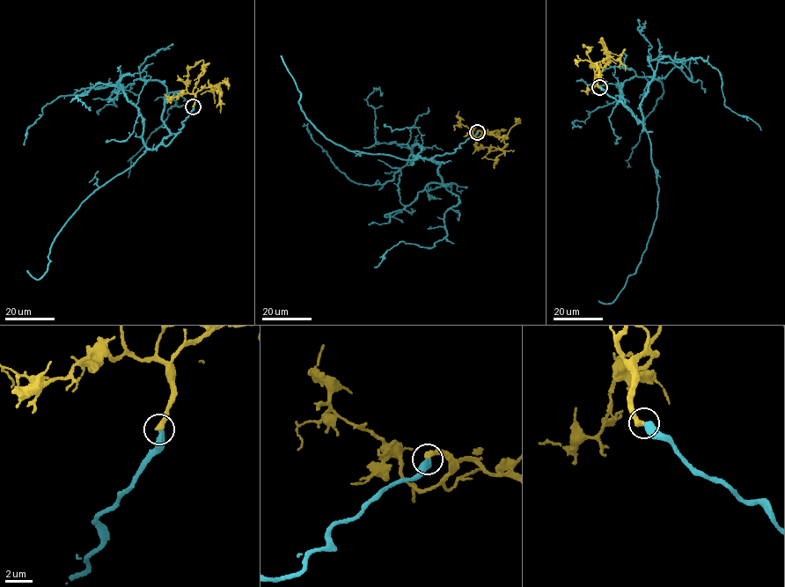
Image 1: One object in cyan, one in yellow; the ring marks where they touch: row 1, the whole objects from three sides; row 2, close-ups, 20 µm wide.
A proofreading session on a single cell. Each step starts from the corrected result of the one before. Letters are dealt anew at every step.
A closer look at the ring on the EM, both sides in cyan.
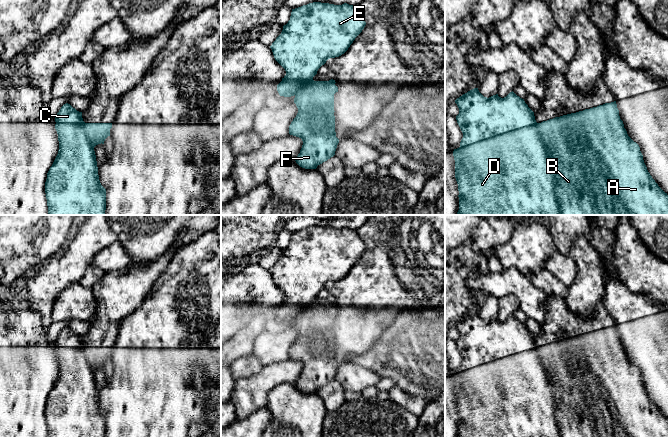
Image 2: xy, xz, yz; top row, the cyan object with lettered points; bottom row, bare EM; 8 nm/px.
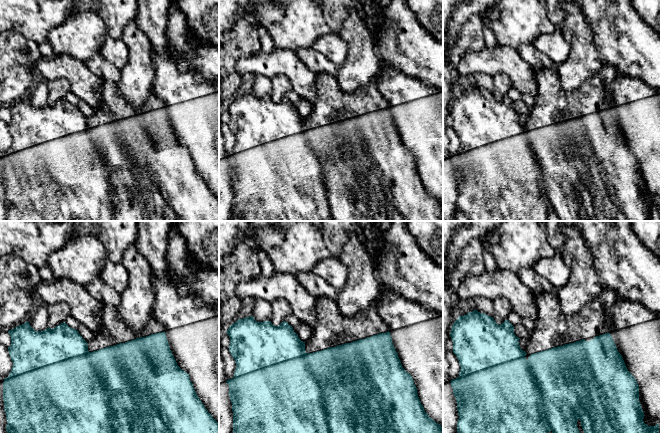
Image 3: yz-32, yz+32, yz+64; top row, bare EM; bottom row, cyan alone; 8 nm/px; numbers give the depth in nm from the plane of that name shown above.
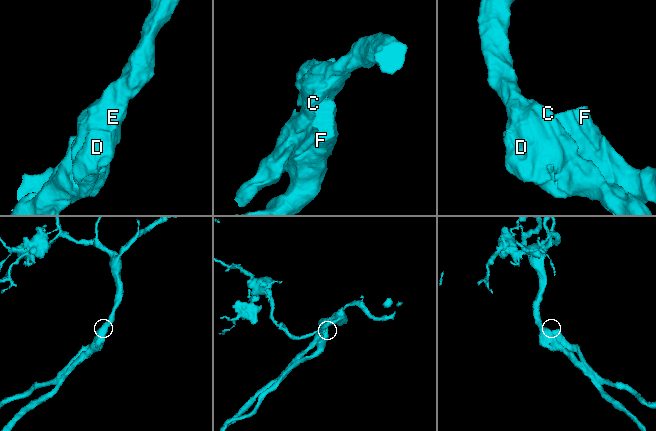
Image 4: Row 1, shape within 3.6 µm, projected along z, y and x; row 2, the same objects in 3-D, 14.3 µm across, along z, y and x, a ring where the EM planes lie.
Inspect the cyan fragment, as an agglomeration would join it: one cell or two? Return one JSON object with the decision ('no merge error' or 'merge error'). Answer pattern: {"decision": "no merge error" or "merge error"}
{"decision": "merge error"}

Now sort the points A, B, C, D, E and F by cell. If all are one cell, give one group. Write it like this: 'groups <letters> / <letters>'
groups A B F / C D E

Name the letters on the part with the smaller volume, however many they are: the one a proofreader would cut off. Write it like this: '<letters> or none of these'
A, B, F

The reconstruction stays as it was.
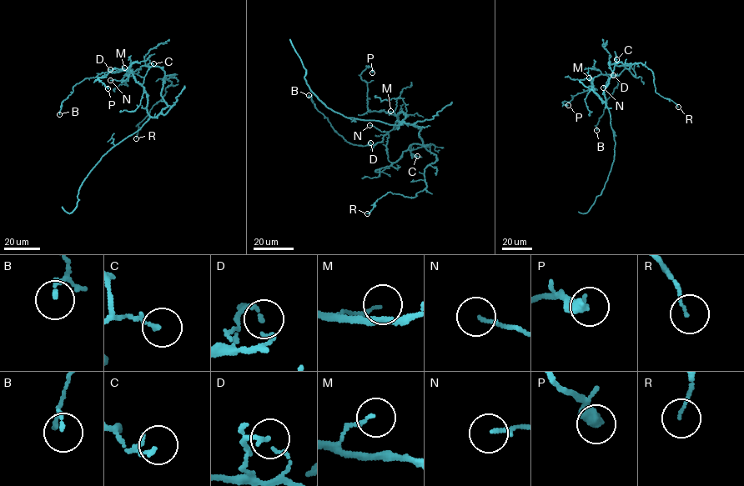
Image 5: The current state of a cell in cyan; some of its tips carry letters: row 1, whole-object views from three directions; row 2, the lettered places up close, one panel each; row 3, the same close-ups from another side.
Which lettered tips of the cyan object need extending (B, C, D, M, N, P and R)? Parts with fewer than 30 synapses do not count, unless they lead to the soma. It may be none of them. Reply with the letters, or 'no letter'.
no letter

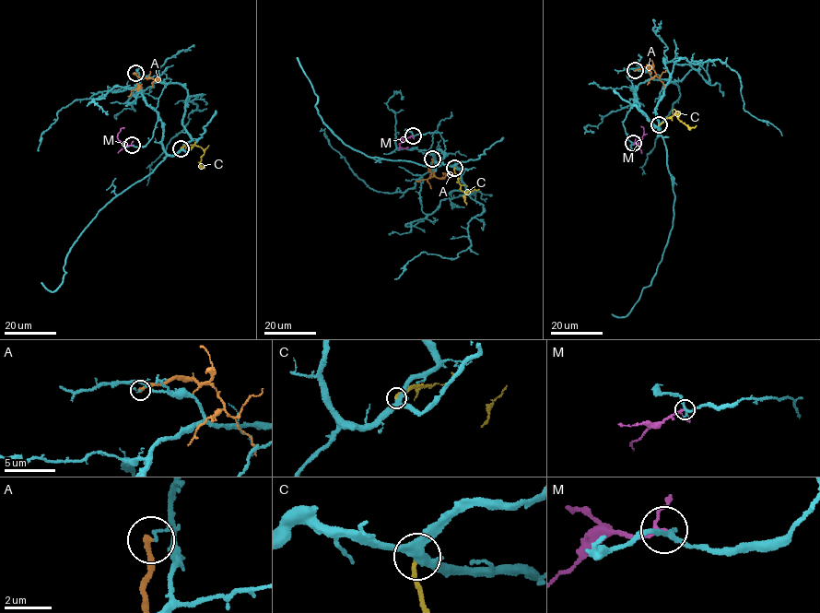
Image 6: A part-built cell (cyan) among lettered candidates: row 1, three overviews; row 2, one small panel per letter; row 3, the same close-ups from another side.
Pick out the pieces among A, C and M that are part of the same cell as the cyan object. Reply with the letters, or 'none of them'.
none of them

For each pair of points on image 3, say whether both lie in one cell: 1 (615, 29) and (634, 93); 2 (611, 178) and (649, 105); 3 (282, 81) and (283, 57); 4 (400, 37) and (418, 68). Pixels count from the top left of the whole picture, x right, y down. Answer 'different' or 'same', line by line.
1: different
2: different
3: different
4: same

